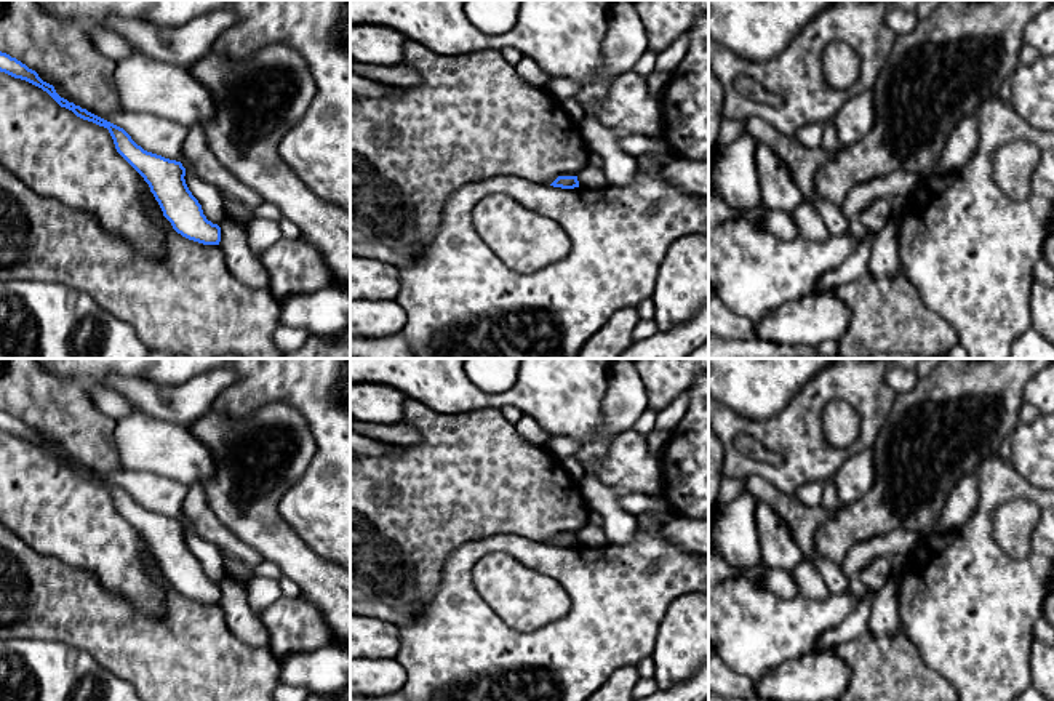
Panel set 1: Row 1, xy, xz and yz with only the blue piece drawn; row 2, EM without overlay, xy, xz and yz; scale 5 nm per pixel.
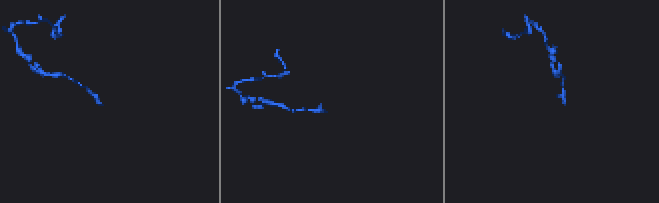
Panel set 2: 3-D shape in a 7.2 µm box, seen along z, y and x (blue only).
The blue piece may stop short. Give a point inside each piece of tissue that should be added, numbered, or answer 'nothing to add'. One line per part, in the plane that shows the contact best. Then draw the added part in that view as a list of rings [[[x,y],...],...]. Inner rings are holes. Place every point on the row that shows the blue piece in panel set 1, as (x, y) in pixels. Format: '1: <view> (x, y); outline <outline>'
nothing to add

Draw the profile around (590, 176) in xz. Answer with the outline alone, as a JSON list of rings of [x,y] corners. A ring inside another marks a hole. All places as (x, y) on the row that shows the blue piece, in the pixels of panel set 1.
[[[587,165],[577,174],[579,187],[582,189],[601,189],[608,184],[603,168]]]

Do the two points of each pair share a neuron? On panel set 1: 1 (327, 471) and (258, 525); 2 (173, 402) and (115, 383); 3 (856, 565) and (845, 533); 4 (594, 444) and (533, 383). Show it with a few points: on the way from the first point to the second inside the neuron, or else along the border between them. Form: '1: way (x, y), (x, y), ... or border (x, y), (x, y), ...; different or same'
1: border (299, 477), (282, 496), (279, 514), (301, 540); different
2: way (159, 400), (147, 399), (130, 388); same
3: border (886, 533), (856, 543), (840, 565); different
4: way (579, 428), (549, 397); same

